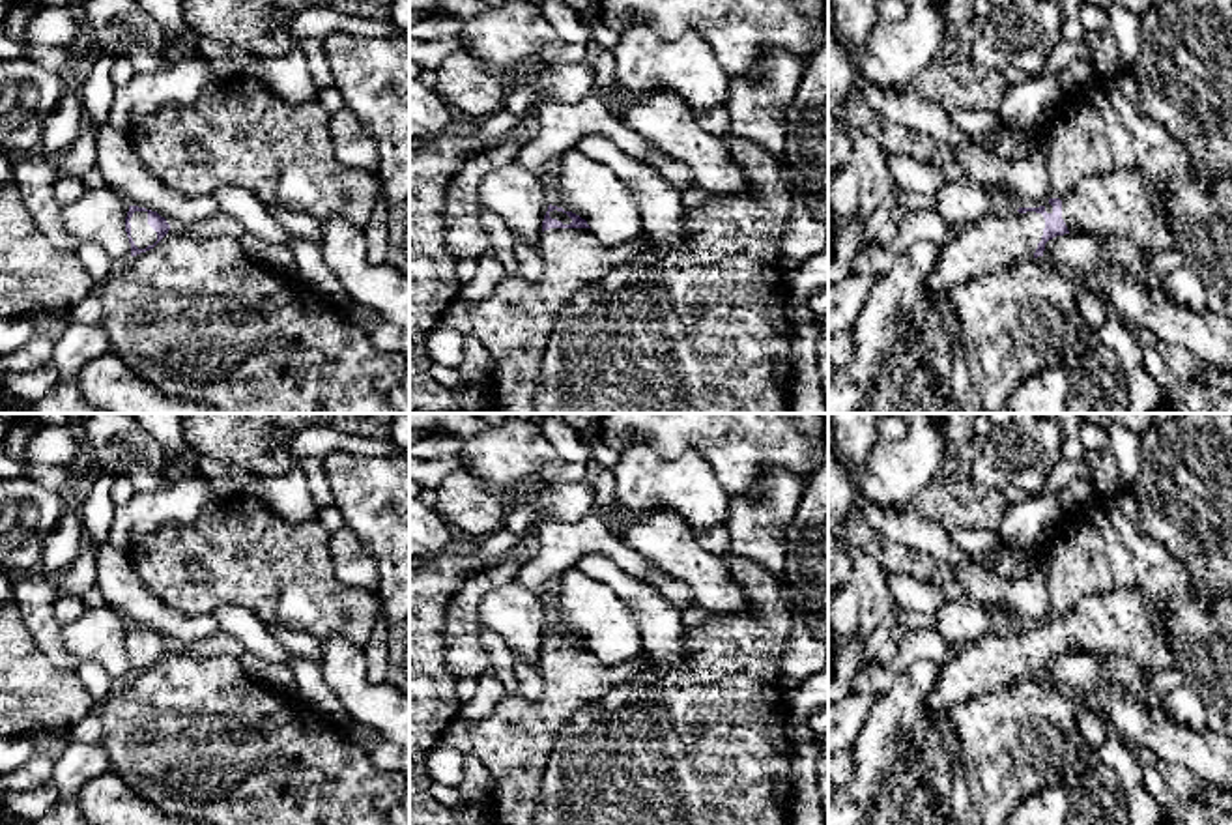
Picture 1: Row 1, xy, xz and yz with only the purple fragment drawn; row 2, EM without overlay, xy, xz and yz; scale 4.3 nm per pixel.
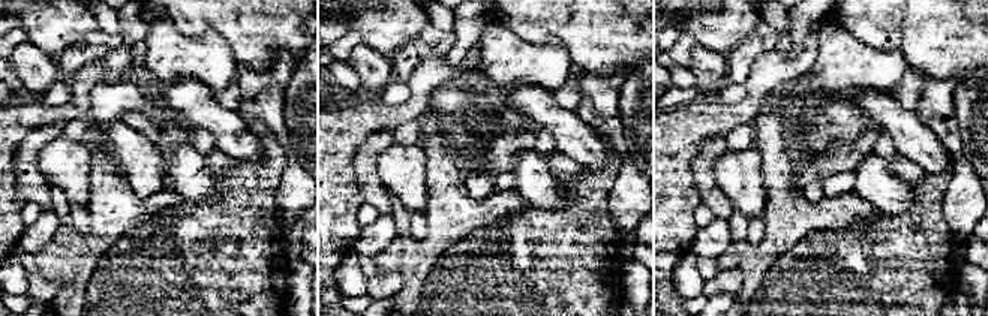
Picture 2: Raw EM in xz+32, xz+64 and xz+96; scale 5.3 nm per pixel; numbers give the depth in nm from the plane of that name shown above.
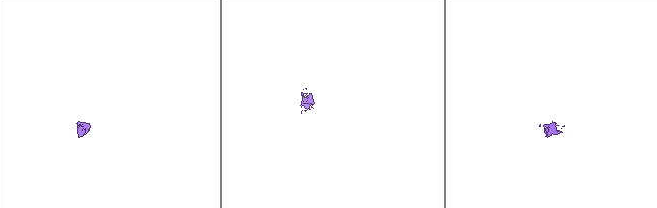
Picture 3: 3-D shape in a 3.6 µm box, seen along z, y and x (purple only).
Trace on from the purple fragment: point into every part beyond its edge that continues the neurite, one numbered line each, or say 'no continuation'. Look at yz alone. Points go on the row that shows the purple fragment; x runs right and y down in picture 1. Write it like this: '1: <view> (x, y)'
1: yz (1120, 204)
2: yz (1002, 238)

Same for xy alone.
1: xy (143, 234)

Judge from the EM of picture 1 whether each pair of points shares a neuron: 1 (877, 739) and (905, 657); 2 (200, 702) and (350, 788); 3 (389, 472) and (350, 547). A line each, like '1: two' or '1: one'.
1: two
2: one
3: two

